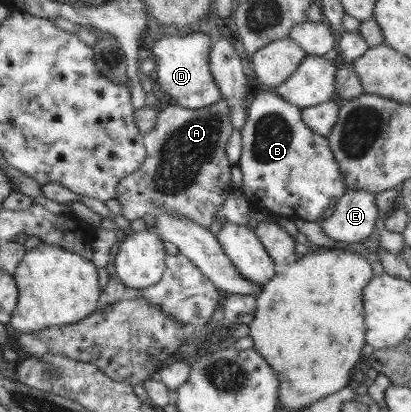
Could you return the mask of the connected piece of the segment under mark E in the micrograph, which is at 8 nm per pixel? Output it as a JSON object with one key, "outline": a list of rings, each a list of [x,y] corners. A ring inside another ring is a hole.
{"outline":[[[364,190],[347,191],[325,219],[320,226],[330,239],[348,244],[363,242],[379,219],[377,198]]]}

